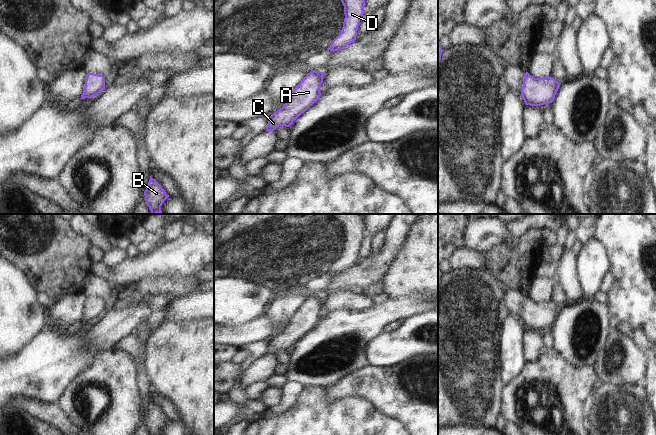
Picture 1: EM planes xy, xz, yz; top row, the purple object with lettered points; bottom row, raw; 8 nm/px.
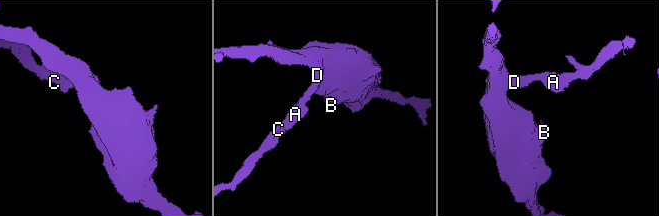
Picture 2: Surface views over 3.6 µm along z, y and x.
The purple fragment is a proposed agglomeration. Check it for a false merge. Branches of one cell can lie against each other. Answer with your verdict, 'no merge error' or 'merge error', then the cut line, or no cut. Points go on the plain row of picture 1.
no merge error; cut none

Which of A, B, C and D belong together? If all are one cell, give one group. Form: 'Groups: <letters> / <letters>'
Groups: A B C D.

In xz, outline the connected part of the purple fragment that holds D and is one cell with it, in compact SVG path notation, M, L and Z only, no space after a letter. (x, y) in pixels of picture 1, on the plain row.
M331 214L344 230L344 246L339 259L327 272L330 275L344 273L356 264L360 242L364 238L365 224L359 214Z

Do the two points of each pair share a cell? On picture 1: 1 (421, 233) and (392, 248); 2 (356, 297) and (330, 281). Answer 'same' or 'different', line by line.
1: different
2: different

